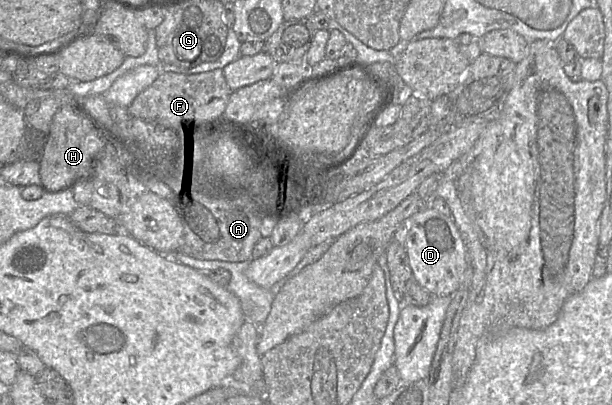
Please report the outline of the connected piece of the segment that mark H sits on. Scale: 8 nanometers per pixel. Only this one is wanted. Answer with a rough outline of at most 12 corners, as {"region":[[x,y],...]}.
{"region":[[60,109],[42,157],[45,191],[90,178],[107,142],[91,118]]}

